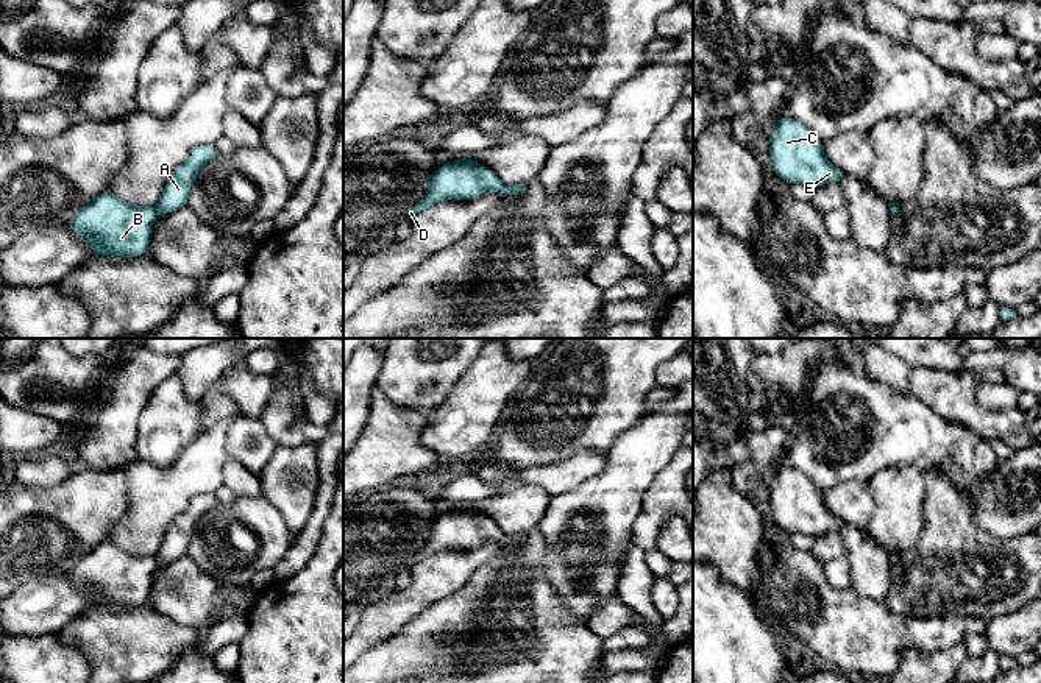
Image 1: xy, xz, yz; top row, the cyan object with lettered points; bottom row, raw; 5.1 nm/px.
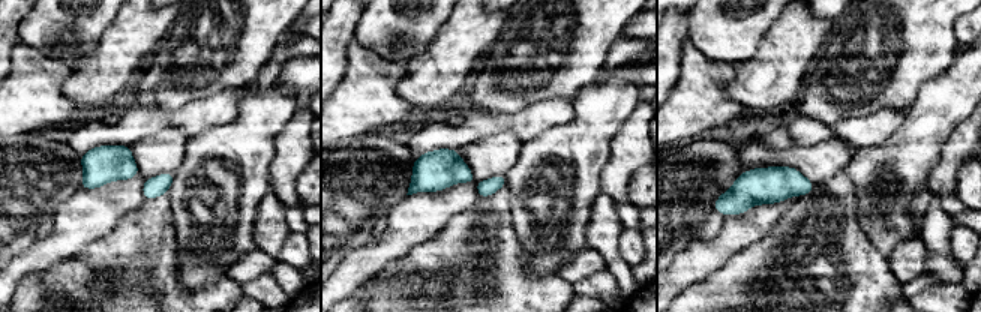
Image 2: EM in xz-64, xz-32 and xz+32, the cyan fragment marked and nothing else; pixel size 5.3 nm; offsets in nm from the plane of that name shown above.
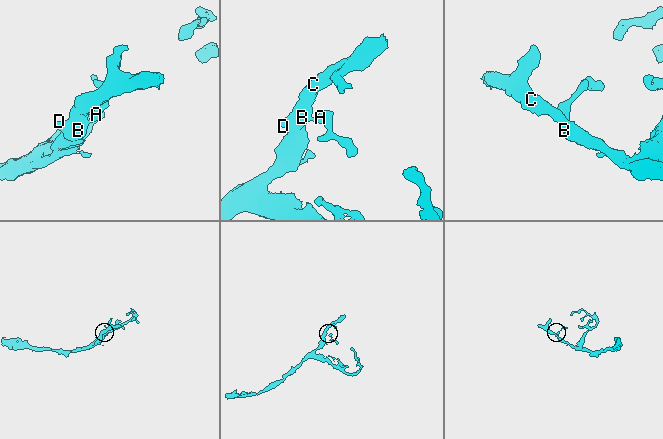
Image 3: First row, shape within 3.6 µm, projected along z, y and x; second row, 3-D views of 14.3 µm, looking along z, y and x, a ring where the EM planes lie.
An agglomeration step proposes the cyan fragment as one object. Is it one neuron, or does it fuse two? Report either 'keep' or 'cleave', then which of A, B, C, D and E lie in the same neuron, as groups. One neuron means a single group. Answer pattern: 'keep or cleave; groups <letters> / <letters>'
keep; groups A B C D E

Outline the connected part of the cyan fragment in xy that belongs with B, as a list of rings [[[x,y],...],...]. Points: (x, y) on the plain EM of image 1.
[[[197,494],[170,524],[156,555],[128,554],[109,540],[81,557],[67,575],[89,589],[94,607],[136,607],[148,602],[156,561],[170,563],[187,554],[197,522],[214,507],[215,494]]]

